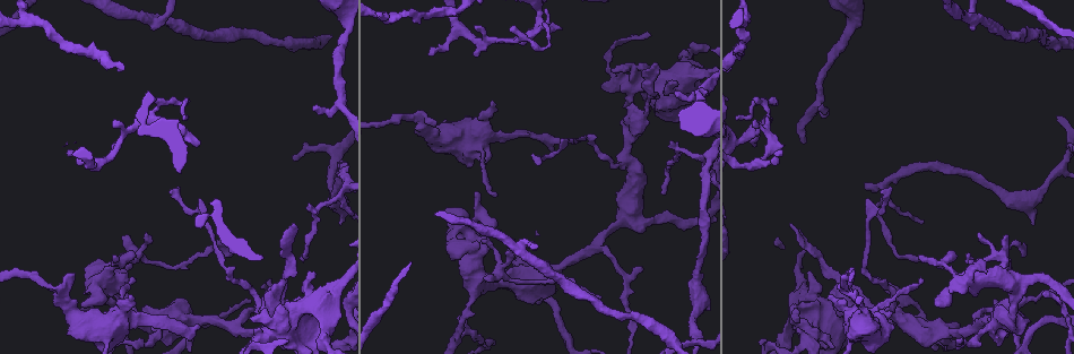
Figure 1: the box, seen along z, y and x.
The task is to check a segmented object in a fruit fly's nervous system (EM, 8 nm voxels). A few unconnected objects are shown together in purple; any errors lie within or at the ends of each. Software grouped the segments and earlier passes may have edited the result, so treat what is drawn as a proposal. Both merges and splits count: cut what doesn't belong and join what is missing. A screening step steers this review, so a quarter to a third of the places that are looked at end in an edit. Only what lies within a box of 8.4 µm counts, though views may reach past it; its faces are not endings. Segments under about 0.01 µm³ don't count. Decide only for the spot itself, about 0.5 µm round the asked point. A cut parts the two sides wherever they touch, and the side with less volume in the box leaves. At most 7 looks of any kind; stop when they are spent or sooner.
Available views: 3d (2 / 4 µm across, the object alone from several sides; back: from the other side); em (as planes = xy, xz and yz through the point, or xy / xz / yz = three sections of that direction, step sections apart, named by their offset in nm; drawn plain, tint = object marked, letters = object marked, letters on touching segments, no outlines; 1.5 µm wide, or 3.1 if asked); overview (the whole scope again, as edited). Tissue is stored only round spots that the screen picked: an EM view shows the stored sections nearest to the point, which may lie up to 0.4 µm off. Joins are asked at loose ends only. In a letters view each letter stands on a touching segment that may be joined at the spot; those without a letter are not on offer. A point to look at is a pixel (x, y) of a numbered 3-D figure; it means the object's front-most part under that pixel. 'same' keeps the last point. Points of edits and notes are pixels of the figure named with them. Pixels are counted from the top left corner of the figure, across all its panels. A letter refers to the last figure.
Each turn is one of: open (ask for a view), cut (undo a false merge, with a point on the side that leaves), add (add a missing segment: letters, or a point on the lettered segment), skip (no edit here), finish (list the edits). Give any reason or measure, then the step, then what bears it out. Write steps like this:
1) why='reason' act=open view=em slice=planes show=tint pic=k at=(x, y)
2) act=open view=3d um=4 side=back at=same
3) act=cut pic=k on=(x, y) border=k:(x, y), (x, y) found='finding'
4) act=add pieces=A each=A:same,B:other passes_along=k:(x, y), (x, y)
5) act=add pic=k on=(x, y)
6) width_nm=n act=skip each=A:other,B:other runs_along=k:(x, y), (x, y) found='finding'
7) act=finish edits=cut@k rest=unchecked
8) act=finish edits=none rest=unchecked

why='thick end' act=open view=em slice=planes show=letters pic=1 at=(808, 273)

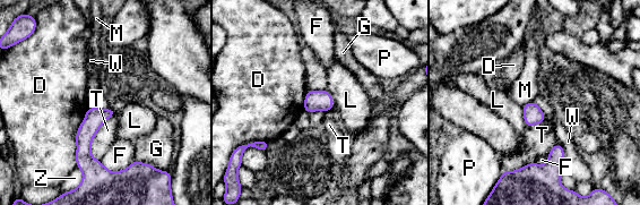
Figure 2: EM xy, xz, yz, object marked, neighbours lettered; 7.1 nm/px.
act=skip each=D:other,F:other,G:other,L:other,M:other,P:other,T:other,W:other,Z:other found='none of them fits'

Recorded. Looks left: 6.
why='an open end' act=open view=3d um=4 pic=1 at=(492, 100)

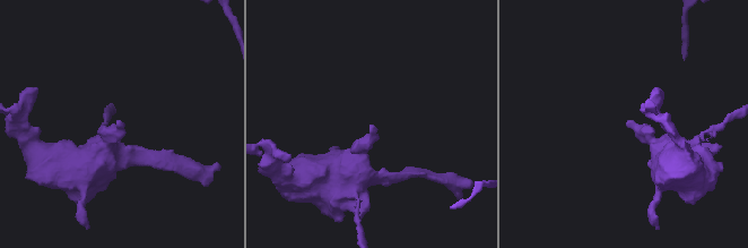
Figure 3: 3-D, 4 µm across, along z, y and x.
act=open view=em slice=planes show=tint pic=3 at=(373, 126)

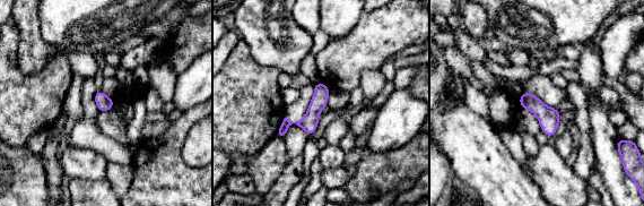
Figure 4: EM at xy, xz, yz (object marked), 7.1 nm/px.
why='see the neighbours' act=open view=em slice=planes show=letters at=same

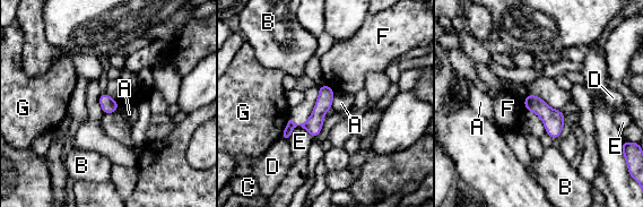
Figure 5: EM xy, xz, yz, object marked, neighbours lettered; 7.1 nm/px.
width_nm=110 act=skip each=A:other,B:other,C:other,D:other,E:other,F:other,G:other runs_along=5:(331, 93), (307, 124), (295, 124), (285, 136) found='none of them fits'

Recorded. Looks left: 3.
why='abrupt turn' act=open view=em slice=xz step=8 show=tint pic=1 at=(384, 20)

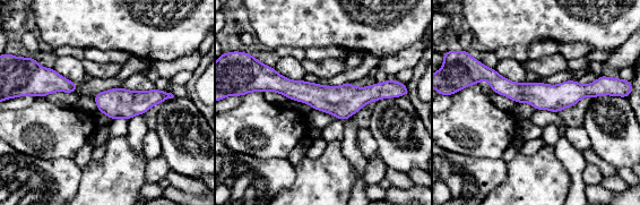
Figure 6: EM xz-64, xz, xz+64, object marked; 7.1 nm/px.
act=open view=em slice=planes show=tint at=same

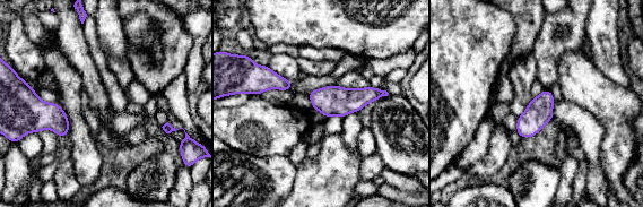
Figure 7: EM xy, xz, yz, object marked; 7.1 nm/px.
act=open view=em slice=planes show=letters at=same

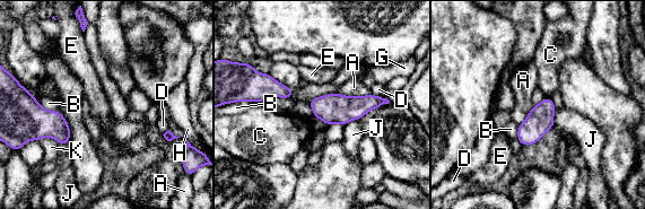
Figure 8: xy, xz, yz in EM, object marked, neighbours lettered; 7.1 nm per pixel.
act=skip each=A:other,B:other,C:other,D:other,E:other,G:other,H:other,J:other,K:other found='one neuron here'

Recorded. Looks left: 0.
act=finish edits=none rest=unchecked

